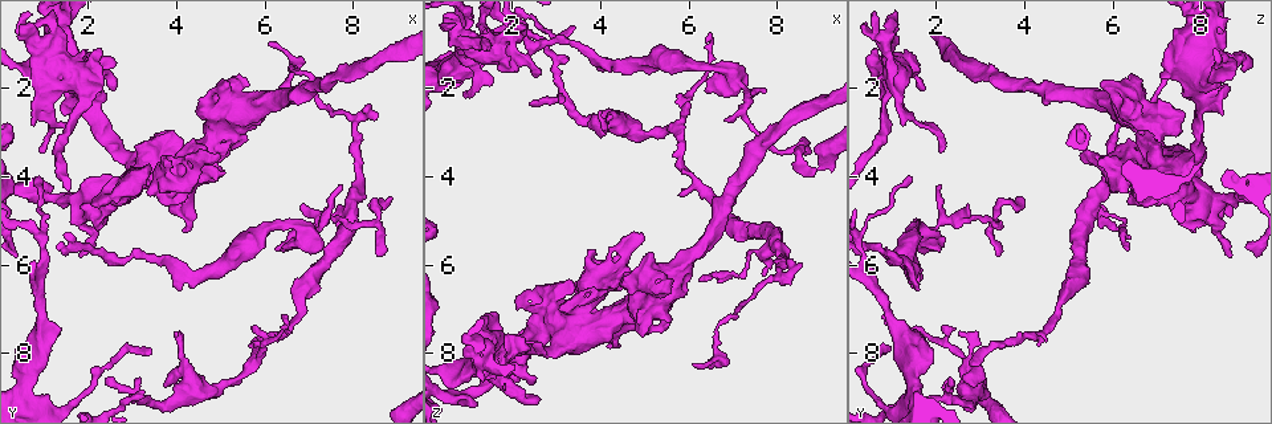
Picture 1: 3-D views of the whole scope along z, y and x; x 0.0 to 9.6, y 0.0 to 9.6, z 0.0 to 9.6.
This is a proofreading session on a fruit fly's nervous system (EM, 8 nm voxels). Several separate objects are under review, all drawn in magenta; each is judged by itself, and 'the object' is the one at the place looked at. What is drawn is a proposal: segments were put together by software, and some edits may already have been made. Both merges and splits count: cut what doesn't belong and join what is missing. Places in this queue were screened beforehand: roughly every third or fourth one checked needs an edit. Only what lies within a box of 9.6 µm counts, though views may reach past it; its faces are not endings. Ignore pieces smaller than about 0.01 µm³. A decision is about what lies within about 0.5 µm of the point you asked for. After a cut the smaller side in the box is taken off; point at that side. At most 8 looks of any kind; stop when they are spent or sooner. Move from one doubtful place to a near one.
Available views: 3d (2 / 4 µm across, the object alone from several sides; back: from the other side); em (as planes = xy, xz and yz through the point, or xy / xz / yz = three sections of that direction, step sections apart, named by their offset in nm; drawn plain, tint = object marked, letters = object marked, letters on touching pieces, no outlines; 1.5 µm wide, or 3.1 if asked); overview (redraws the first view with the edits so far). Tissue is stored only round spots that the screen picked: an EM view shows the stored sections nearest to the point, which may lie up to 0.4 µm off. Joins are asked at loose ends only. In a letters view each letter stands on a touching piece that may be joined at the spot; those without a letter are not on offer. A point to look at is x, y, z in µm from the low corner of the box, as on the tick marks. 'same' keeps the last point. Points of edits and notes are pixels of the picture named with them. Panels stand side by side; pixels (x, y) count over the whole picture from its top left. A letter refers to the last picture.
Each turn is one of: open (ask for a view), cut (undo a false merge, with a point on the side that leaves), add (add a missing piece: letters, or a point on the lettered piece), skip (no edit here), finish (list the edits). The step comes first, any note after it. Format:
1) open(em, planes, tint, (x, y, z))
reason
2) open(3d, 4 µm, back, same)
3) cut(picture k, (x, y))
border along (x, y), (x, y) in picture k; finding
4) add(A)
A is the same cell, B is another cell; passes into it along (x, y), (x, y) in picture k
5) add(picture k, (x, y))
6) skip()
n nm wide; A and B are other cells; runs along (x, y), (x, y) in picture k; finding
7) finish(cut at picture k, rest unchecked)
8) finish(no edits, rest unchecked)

open(em, planes, letters, (6.75, 4.65, 2.70))
an open end

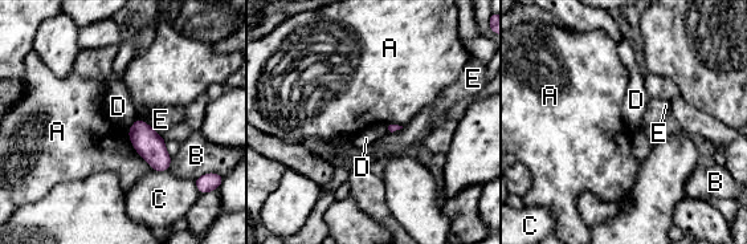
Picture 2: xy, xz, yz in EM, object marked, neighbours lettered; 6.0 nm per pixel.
skip()
A, B, C, D and E are other cells; none of them fits

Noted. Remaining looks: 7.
open(em, planes, letters, (1.80, 5.80, 8.60))
free end

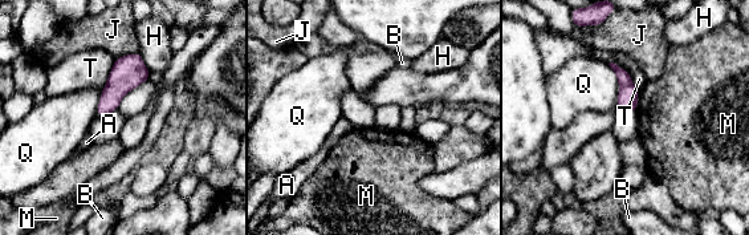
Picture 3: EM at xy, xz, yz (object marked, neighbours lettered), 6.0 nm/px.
skip()
A, B, H, J, M, Q and T are other cells; no lettered piece goes on from it

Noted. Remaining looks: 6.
open(3d, 2 µm, (1.35, 0.70, 8.55))
thick end

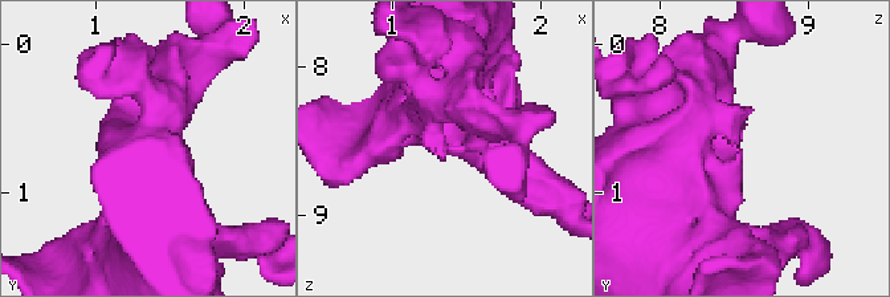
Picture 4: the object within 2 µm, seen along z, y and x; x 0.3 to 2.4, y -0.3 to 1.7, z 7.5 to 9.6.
open(em, xy, step 8, tint, (1.42, 0.72, 8.58))
now the EM

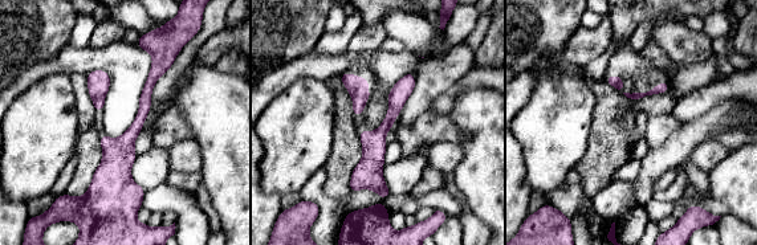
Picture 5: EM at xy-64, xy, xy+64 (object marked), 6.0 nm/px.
open(em, xy, step 8, letters, same)

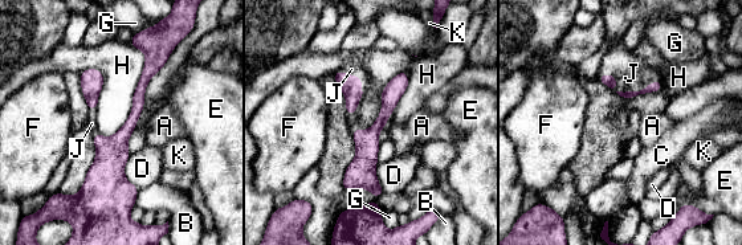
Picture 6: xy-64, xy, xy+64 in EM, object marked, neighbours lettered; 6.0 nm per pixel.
add(picture 6, (631, 73))
J is the same cell, A, B, C, D, E, F, G, H and K are other cells; the cell continues

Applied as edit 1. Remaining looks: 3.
finish(add at picture 6, rest unchecked)

